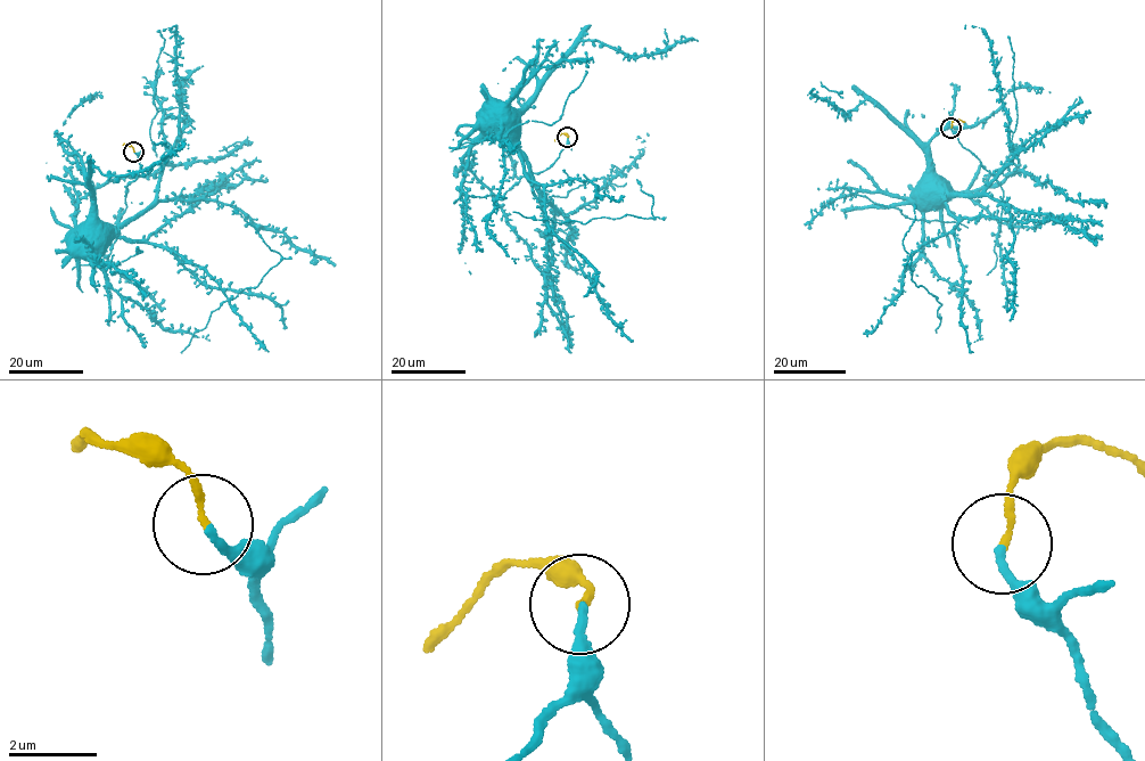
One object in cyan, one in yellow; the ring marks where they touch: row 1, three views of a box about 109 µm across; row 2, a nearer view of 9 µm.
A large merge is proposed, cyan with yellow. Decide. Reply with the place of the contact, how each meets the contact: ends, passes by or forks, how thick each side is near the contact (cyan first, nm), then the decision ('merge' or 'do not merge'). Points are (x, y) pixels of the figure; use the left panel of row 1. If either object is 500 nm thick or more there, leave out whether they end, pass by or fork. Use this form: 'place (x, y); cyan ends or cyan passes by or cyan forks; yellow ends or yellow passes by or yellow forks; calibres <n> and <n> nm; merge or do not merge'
place (133, 152); cyan ends; yellow ends; calibres 160 and 140 nm; do not merge

